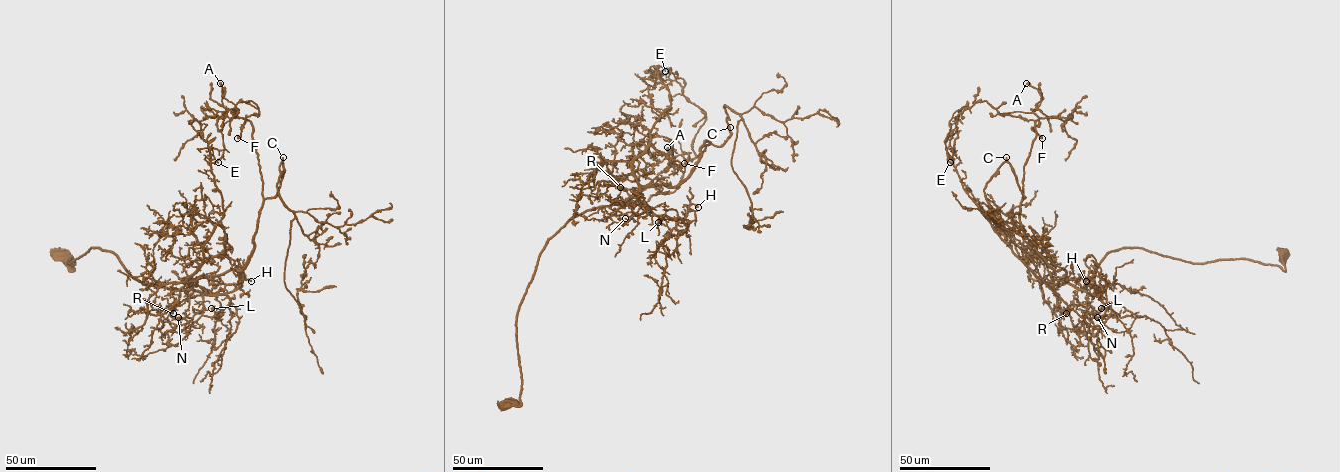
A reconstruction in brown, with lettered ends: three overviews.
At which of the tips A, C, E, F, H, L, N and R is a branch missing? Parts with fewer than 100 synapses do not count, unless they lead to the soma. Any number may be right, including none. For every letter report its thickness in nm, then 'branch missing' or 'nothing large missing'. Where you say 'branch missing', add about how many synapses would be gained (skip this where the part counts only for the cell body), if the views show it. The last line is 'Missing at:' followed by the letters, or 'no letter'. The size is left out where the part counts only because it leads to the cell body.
A: calibre 650 nm; nothing large missing
C: calibre 380 nm; branch missing; 650 synapses
E: calibre 130 nm; nothing large missing
F: calibre 360 nm; nothing large missing
H: calibre 130 nm; nothing large missing
L: calibre 100 nm; nothing large missing
N: calibre 190 nm; nothing large missing
R: calibre 280 nm; nothing large missing
Missing at: C

